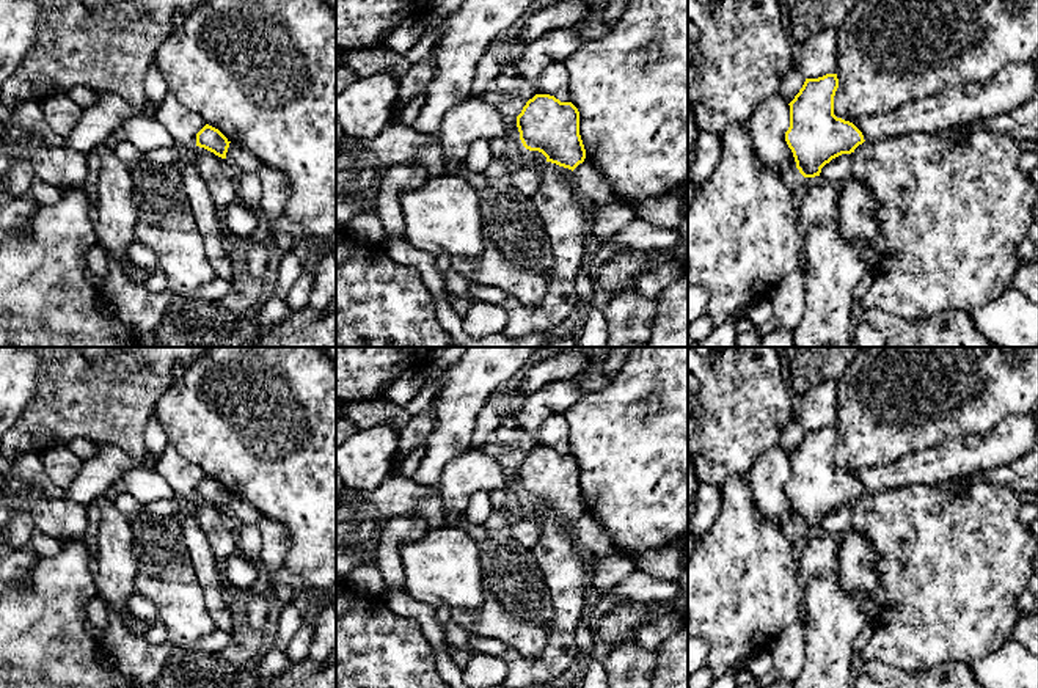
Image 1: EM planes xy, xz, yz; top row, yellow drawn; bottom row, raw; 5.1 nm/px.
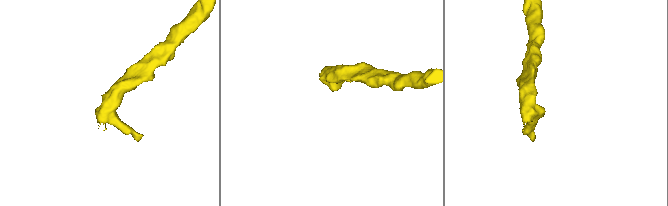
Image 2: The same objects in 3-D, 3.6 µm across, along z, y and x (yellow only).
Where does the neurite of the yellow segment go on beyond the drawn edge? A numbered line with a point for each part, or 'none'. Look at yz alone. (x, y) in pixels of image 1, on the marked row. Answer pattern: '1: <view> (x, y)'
1: yz (833, 264)

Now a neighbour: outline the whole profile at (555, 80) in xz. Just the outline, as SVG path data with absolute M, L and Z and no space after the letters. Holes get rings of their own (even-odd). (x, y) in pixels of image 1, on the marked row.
M553 63L535 83L540 94L550 94L561 102L570 102L570 74L565 63Z

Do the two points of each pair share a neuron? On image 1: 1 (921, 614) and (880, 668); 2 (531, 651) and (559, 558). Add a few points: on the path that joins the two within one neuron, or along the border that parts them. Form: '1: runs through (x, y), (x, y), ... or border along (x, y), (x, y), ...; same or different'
1: border along (866, 660), (881, 660), (891, 666), (910, 671); different
2: border along (536, 558), (551, 602), (551, 629); different

